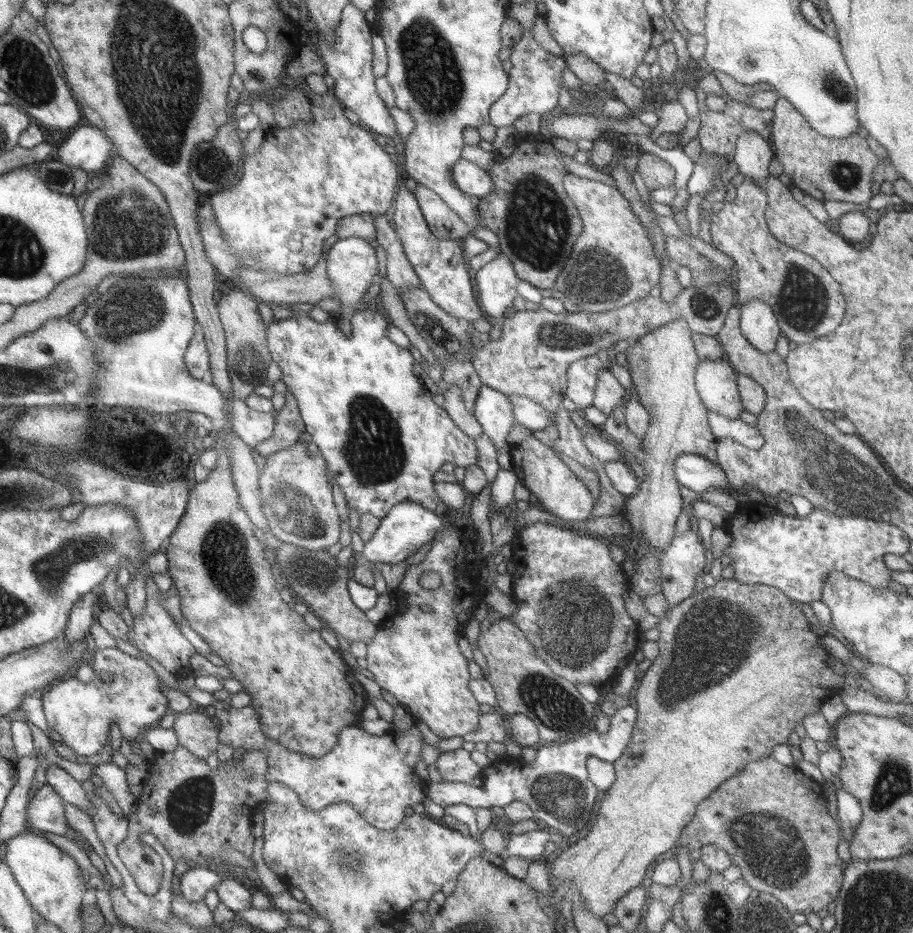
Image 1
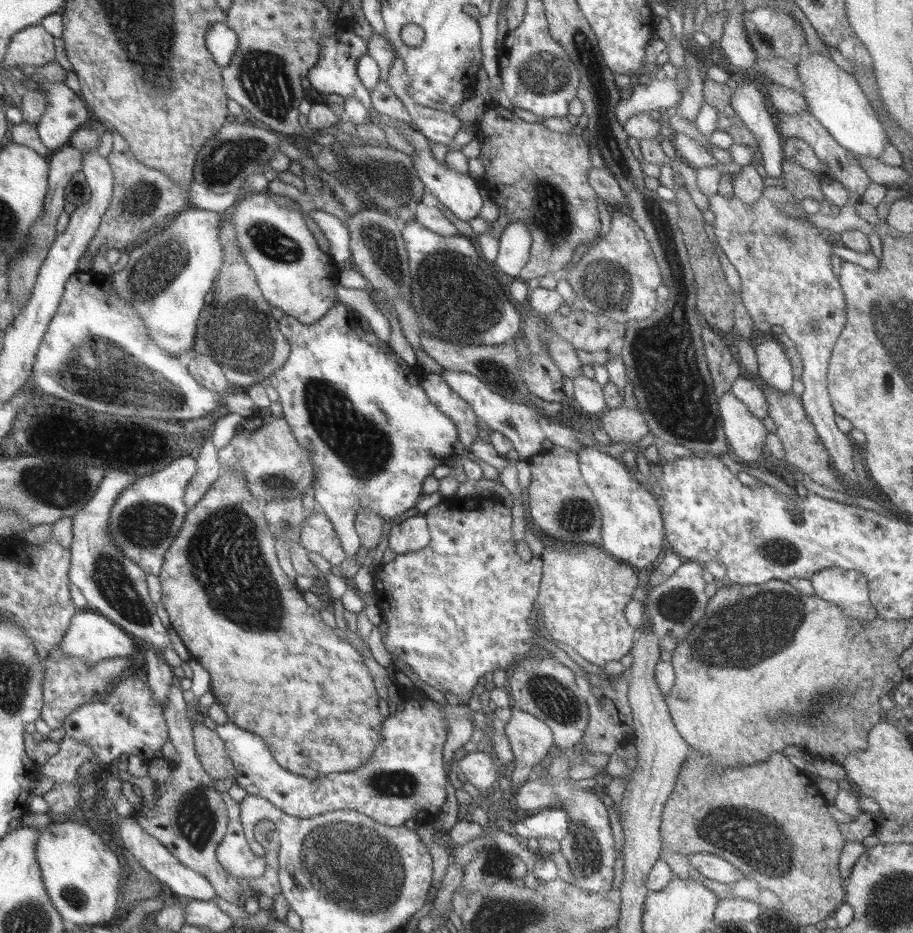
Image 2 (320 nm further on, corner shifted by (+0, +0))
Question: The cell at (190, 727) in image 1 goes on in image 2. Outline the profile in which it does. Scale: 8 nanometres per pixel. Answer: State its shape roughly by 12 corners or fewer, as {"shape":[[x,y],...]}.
{"shape":[[201,718],[193,723],[197,755],[213,780],[240,774],[224,741]]}

